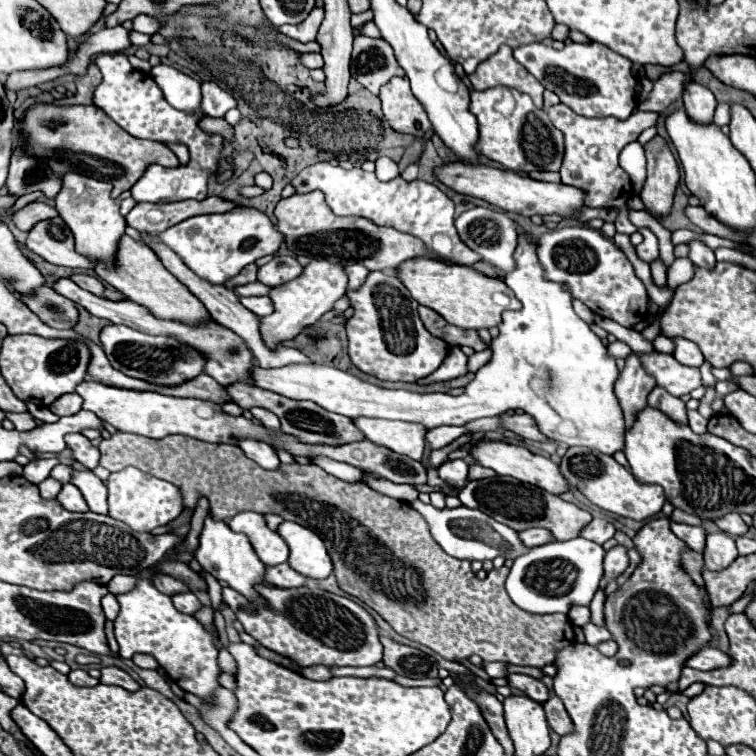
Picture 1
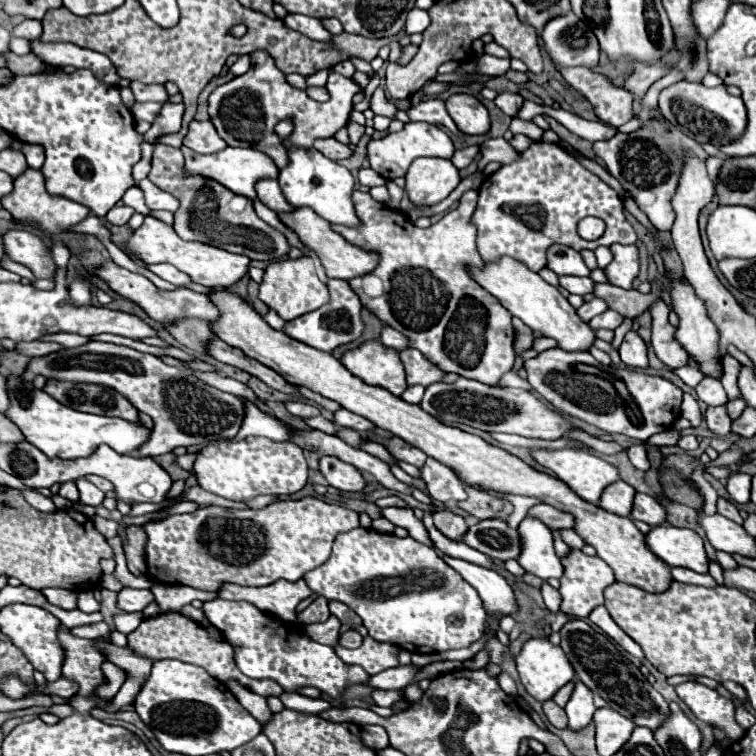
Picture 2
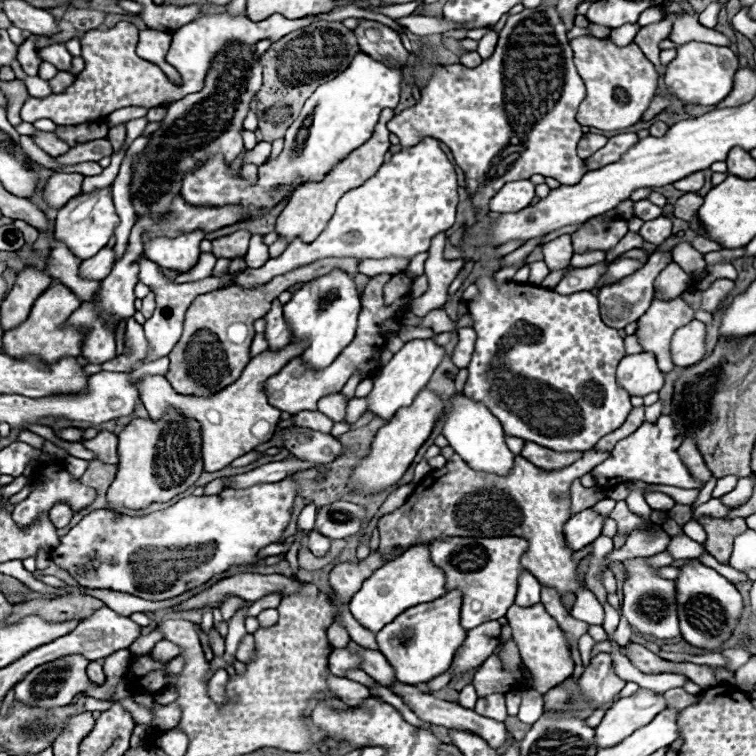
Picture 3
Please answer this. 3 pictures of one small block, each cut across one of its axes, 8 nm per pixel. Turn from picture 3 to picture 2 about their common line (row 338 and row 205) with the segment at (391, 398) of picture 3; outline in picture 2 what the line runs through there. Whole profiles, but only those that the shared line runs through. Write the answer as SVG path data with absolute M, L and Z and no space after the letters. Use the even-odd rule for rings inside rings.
M440 158L414 160L404 178L408 200L416 206L434 206L448 198L450 192L460 184L454 164Z

